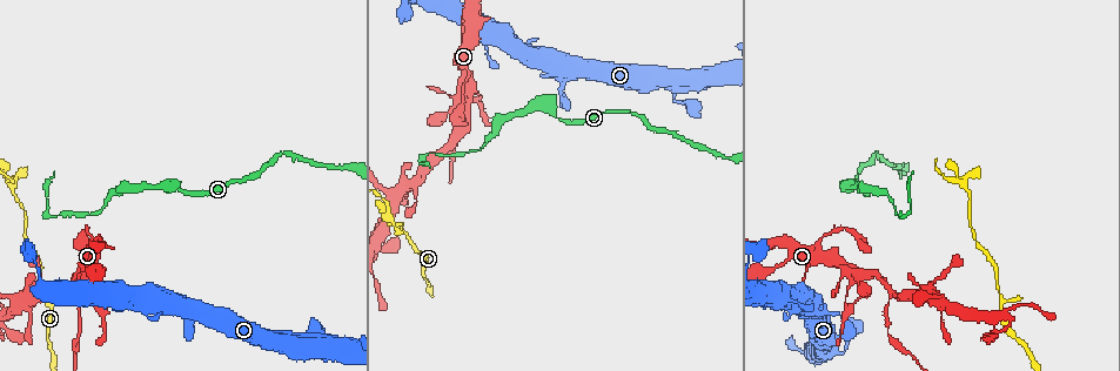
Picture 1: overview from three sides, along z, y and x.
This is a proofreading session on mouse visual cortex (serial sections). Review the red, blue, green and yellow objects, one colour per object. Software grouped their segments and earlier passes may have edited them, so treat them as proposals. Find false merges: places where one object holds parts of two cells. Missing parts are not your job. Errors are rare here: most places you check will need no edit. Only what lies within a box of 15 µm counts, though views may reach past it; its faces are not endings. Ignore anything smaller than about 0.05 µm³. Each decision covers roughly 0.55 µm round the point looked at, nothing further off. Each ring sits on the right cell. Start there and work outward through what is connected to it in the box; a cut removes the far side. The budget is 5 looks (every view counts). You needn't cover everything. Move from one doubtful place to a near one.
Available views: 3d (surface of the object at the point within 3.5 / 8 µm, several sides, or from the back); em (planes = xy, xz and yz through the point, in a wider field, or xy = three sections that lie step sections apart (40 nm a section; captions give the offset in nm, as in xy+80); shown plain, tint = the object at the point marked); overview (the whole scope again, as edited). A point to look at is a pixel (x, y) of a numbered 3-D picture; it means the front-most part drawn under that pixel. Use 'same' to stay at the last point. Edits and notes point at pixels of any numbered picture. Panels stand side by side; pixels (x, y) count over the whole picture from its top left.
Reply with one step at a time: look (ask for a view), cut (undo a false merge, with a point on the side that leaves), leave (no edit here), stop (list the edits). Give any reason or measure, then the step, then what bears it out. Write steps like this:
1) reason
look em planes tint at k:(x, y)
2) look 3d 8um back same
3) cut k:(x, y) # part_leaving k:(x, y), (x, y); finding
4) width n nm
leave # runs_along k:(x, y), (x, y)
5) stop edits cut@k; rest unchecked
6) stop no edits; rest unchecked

sharp bend
look 3d 3.5um at 1:(844, 305)

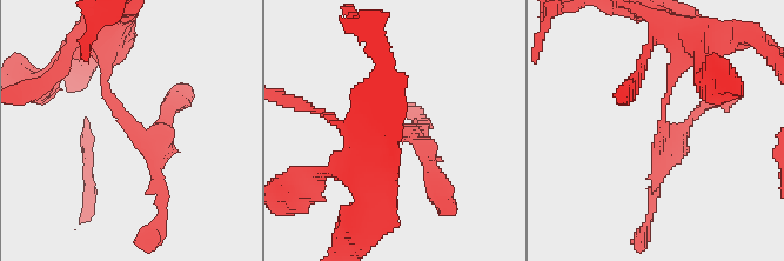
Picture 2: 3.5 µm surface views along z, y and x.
leave # runs_along 2:(369, 152), (406, 136), (434, 182); continuous, no second cell

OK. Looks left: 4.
look 3d 3.5um at 1:(898, 215)

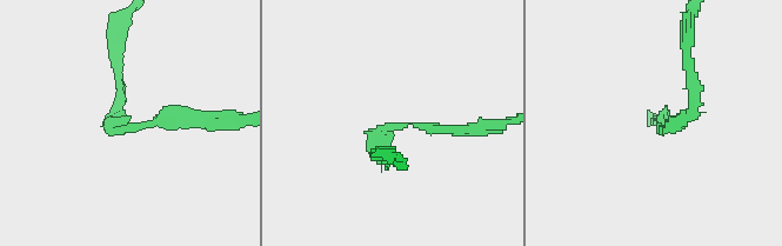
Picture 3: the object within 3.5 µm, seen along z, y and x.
look em planes tint at 3:(407, 126)

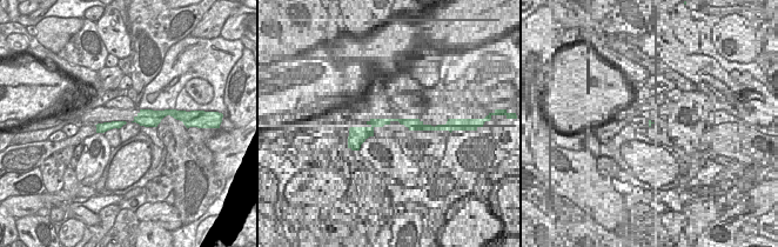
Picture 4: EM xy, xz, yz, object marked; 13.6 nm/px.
width 220 nm
cut 3:(375, 145) # part_leaving 3:(407, 124), (393, 126), (379, 153); a second cell is stuck on

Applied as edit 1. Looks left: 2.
stop edits cut@3; rest unchecked

